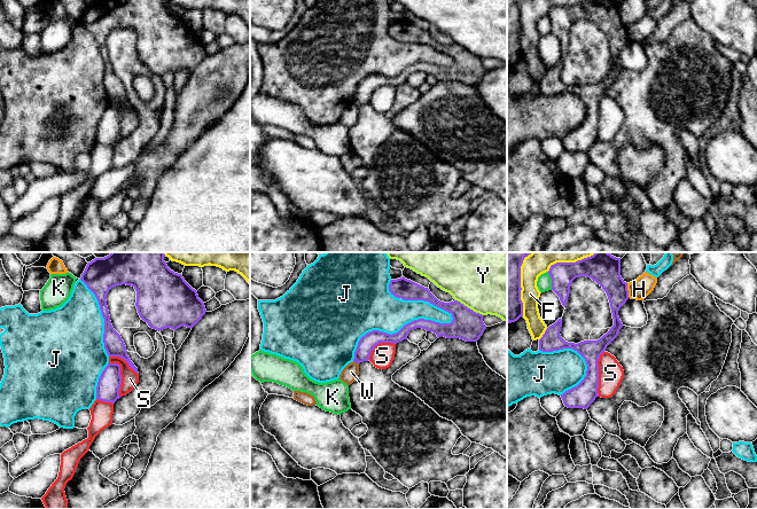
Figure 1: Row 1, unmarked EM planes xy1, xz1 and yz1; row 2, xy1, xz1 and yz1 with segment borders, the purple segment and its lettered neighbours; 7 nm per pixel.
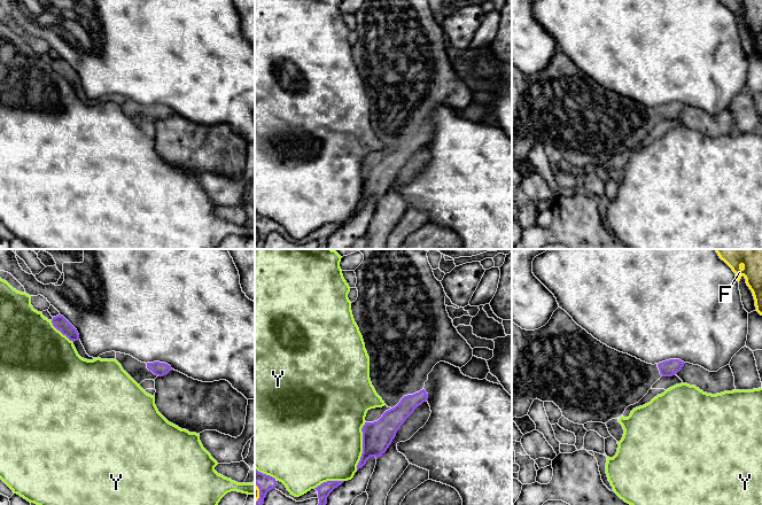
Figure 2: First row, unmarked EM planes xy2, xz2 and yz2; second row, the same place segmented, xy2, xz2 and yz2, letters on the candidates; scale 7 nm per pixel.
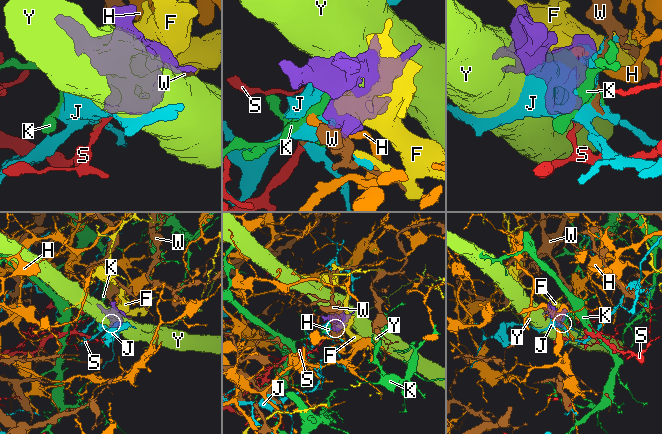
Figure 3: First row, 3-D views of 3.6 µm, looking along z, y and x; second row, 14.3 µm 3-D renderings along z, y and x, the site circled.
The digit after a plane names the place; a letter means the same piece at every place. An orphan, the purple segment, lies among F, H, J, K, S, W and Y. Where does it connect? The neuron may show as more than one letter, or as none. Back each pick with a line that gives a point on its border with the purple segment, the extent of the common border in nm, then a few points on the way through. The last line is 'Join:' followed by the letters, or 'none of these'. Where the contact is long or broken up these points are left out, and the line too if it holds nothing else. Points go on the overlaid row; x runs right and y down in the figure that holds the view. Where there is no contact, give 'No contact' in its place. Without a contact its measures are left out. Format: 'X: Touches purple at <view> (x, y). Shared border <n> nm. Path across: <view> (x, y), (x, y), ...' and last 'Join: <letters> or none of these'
Join: none of these

